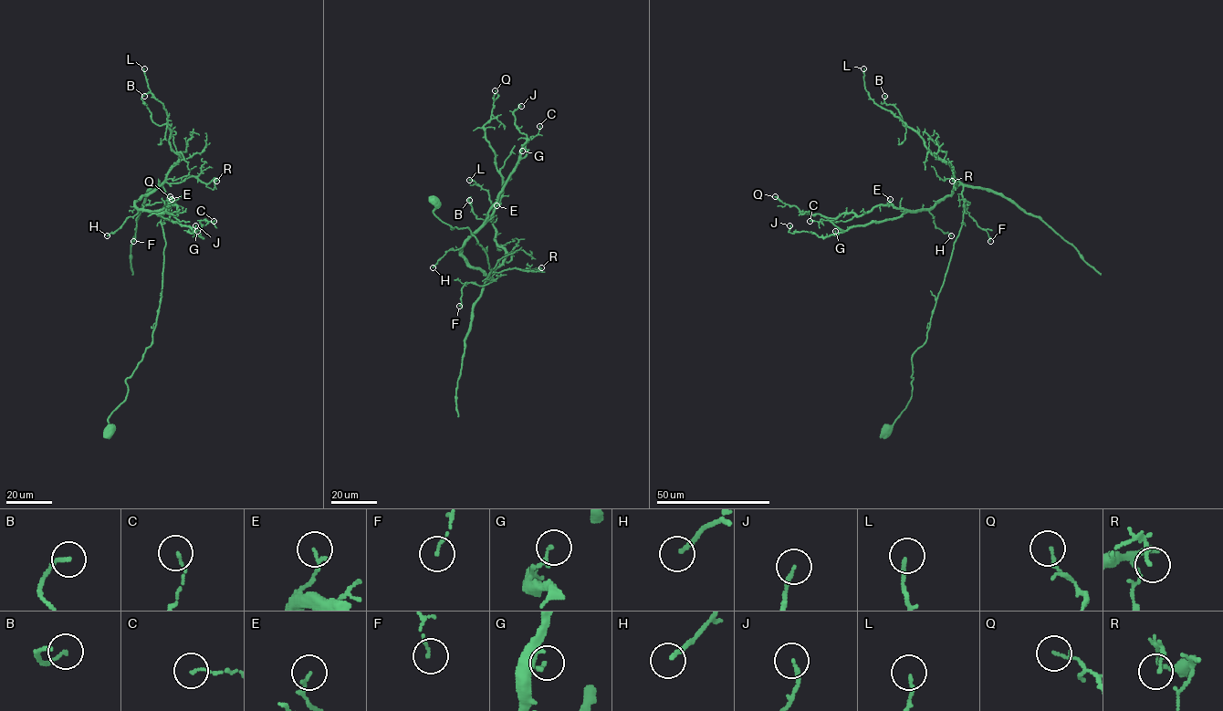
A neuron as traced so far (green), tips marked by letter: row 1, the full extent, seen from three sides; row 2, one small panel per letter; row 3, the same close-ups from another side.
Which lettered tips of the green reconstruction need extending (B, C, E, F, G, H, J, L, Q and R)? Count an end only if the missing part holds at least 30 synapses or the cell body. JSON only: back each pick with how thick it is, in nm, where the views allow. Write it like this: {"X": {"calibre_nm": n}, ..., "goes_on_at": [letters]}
{"goes_on_at": []}

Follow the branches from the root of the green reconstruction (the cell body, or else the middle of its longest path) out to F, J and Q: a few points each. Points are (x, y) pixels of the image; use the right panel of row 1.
F: (884, 431), (910, 399), (912, 355), (926, 339), (966, 201), (969, 203), (966, 210), (990, 241)
J: (884, 431), (912, 395), (912, 355), (962, 224), (963, 186), (929, 208), (824, 237), (789, 225)
Q: (884, 431), (912, 395), (912, 355), (962, 224), (963, 186), (929, 208), (877, 205), (834, 218), (775, 196)

